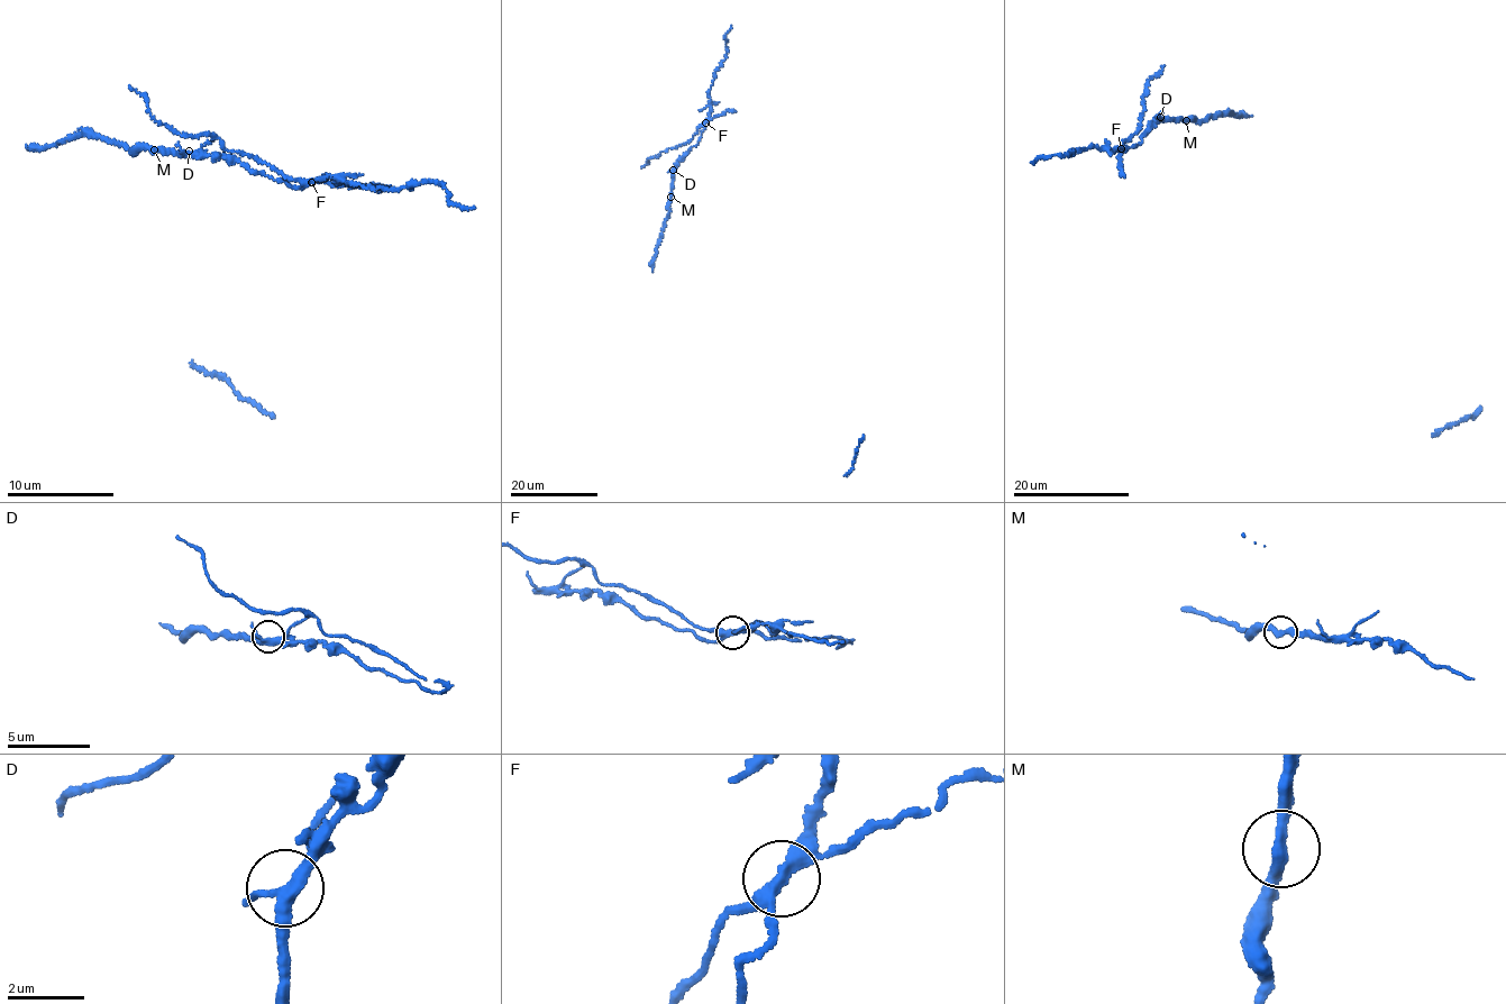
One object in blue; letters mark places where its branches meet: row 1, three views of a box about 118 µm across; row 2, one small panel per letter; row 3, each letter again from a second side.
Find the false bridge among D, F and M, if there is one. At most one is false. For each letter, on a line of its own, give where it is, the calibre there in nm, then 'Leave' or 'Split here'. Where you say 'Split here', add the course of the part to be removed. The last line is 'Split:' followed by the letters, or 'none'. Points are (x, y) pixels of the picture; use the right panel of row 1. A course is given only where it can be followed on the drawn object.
D: Place: (1160, 117). Thickness 280 nm. Leave
F: Place: (1121, 148). Thickness 320 nm. Split here. Course of the part to remove: (1120, 148), (1109, 151), (1091, 147), (1031, 163)
M: Place: (1186, 120). Thickness 320 nm. Leave
Split: F

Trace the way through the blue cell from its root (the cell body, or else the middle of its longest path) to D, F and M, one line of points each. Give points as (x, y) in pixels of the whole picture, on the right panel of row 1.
D: (1250, 117), (1226, 113), (1195, 121), (1160, 117)
F: (1250, 117), (1226, 113), (1195, 121), (1159, 120), (1143, 134), (1140, 144), (1120, 148)
M: (1250, 117), (1226, 113), (1186, 120)

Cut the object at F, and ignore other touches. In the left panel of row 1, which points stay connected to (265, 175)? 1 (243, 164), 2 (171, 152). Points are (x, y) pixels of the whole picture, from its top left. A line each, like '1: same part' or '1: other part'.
1: same part
2: same part

